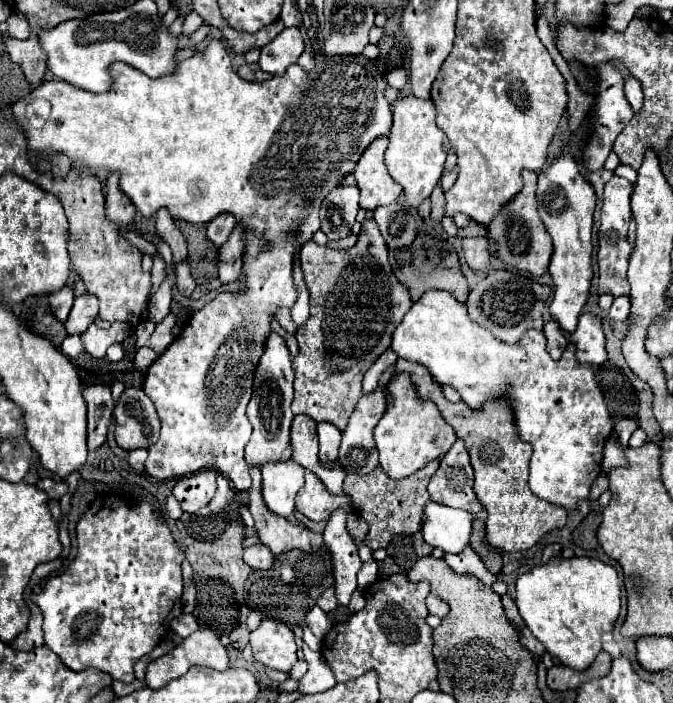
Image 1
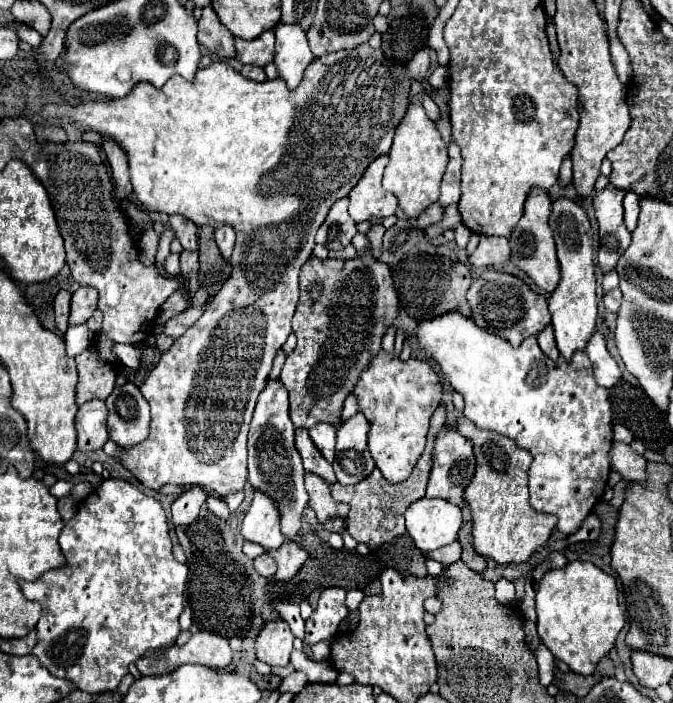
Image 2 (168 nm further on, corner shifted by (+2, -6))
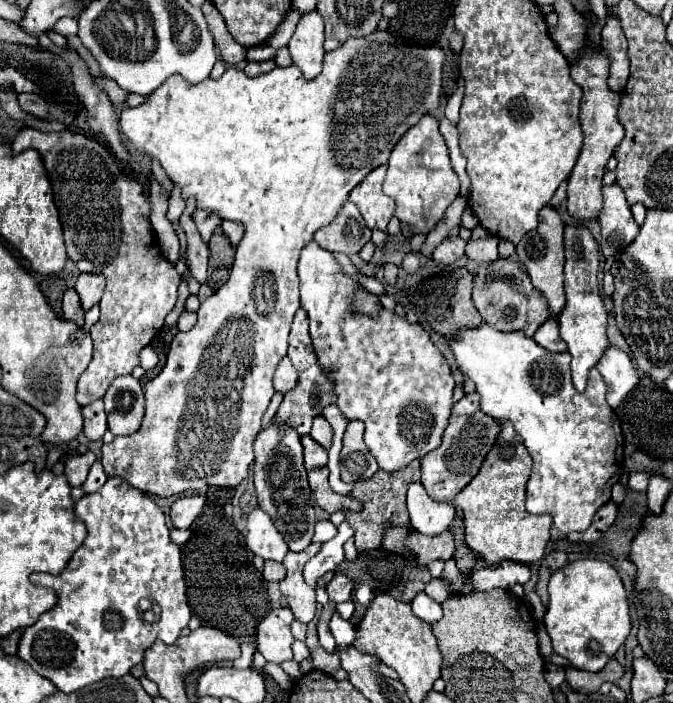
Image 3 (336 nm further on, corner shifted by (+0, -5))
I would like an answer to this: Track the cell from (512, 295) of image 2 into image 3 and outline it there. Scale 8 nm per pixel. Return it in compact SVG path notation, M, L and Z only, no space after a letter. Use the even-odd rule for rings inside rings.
M499 258L493 264L477 268L473 274L473 304L483 316L483 320L501 332L515 332L521 330L529 338L537 332L537 328L547 322L553 312L547 306L547 300L535 286L531 284L529 276L519 268L517 262Z

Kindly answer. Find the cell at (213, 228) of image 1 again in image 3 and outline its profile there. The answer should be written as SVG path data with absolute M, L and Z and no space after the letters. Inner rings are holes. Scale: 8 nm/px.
M223 222L221 228L223 228L225 236L229 238L231 246L237 246L241 242L241 238L243 238L243 226L239 226L237 222Z

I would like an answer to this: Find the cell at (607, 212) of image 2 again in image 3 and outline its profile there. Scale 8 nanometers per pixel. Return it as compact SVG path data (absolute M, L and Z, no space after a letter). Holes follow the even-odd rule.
M619 184L603 186L603 208L599 212L601 224L601 252L605 258L623 250L635 240L639 226L631 218L629 202Z

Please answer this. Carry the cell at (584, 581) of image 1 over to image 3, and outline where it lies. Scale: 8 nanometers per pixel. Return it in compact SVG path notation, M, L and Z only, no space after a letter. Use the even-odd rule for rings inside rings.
M577 560L553 572L543 622L559 656L567 658L579 670L599 672L631 630L629 602L617 570L601 560Z

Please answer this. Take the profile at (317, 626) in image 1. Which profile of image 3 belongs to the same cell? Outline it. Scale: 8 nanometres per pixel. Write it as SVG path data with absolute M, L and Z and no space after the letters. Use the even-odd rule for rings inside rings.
M309 544L303 552L295 554L289 552L289 556L283 558L283 566L287 568L285 578L279 582L280 592L289 598L291 610L297 620L309 624L315 616L315 590L309 588L303 582L303 566L319 552L321 544Z

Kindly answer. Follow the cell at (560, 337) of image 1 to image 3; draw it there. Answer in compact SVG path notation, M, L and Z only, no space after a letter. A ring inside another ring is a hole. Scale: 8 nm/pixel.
M549 318L533 336L533 340L549 352L565 352L567 346L559 338L559 324L555 318Z

